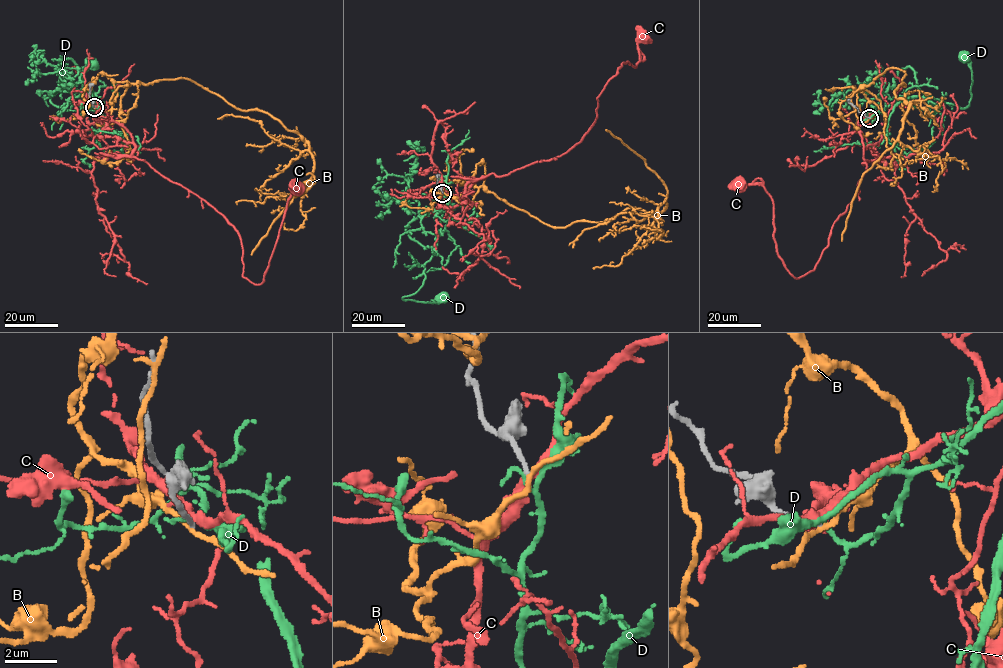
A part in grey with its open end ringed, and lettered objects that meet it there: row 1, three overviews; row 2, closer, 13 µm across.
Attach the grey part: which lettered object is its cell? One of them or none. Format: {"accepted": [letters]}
{"accepted": []}

